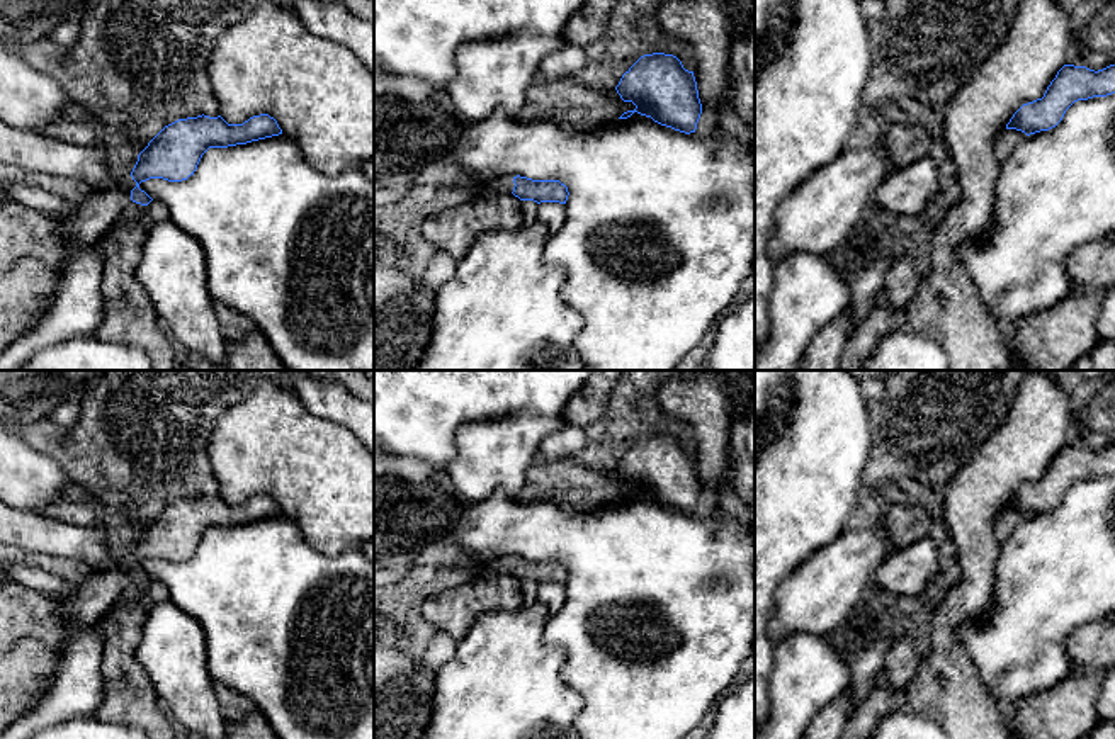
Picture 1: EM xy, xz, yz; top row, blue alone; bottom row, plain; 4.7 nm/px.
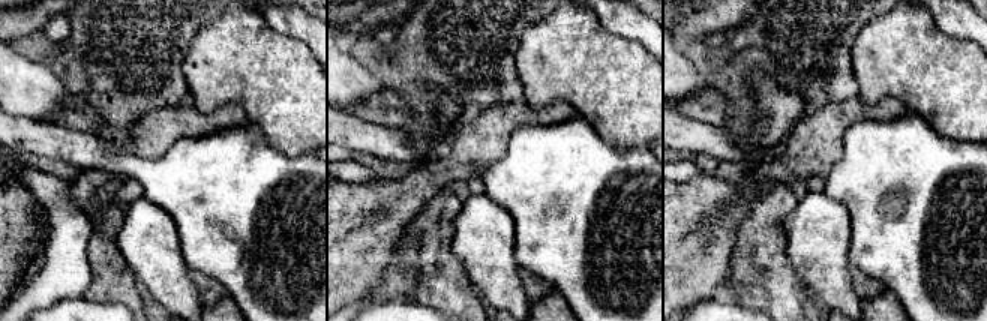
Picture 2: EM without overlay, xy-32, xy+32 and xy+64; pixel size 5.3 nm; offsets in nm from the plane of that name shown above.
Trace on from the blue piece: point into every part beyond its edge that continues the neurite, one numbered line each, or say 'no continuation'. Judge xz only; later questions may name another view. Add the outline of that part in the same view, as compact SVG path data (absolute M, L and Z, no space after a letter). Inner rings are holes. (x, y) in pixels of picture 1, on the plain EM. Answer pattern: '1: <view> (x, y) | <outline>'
1: xz (498, 566) | M503 556L478 564L478 567L483 569L484 576L507 576L513 573L515 564L513 564L513 557Z

